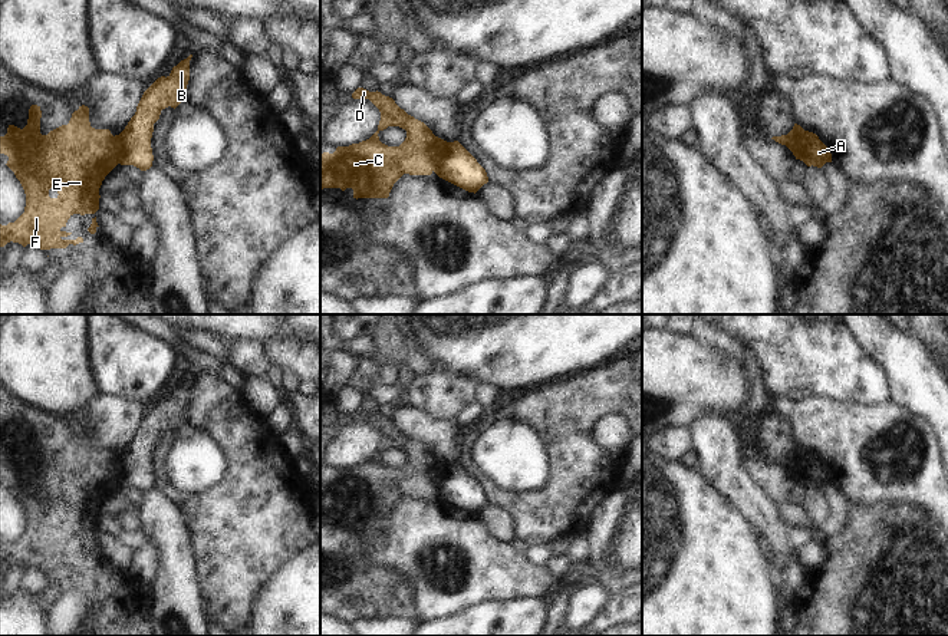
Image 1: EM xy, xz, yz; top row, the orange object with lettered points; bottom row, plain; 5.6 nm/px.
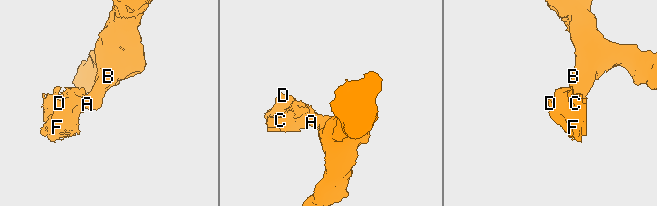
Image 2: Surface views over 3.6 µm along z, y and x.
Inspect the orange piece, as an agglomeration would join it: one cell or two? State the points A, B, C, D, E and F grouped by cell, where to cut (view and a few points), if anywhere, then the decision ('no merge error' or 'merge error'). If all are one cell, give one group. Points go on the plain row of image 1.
groups A B / C D E F; cut yz (787, 455), (796, 455), (800, 460), (803, 473), (796, 480); merge error

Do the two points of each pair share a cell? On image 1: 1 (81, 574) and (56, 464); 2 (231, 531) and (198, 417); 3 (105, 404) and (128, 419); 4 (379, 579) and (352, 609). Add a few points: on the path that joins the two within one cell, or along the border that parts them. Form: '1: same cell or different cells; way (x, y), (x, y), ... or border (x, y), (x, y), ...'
1: same cell; way (65, 547), (61, 541), (61, 491)
2: same cell; way (237, 501), (237, 448), (229, 440)
3: same cell; way (111, 409), (118, 417), (122, 417)
4: same cell; way (372, 586), (356, 602)

